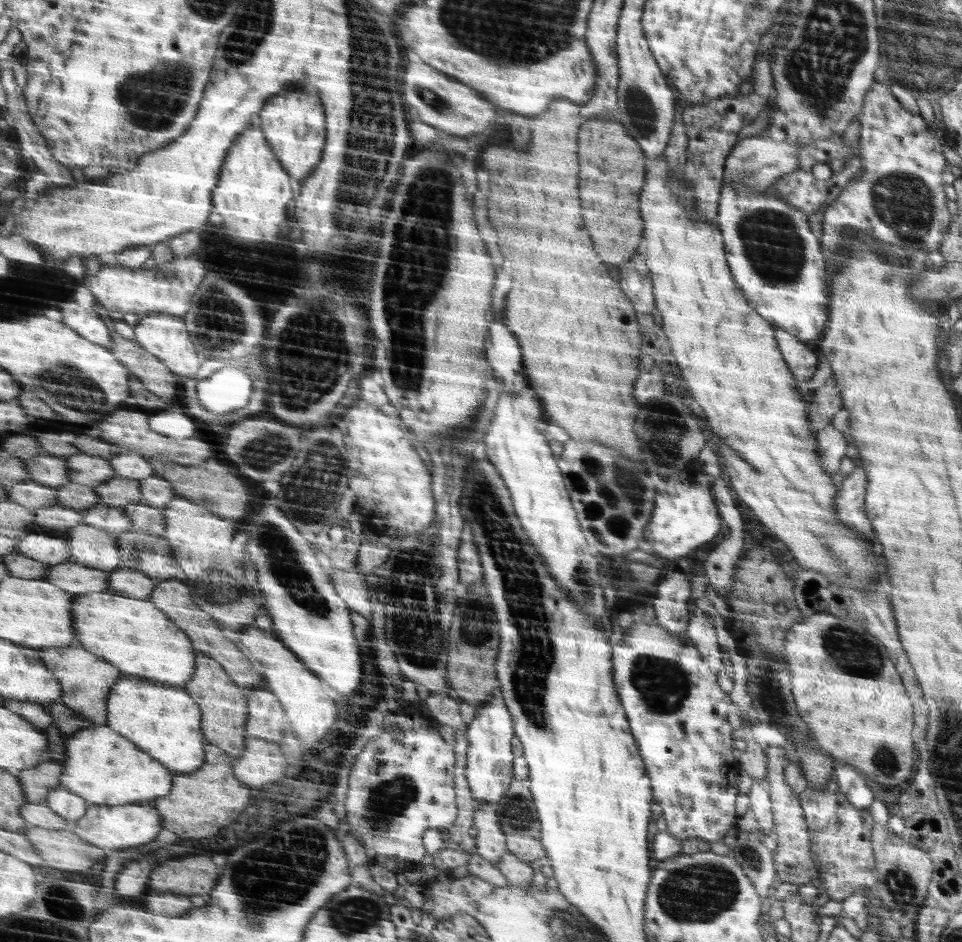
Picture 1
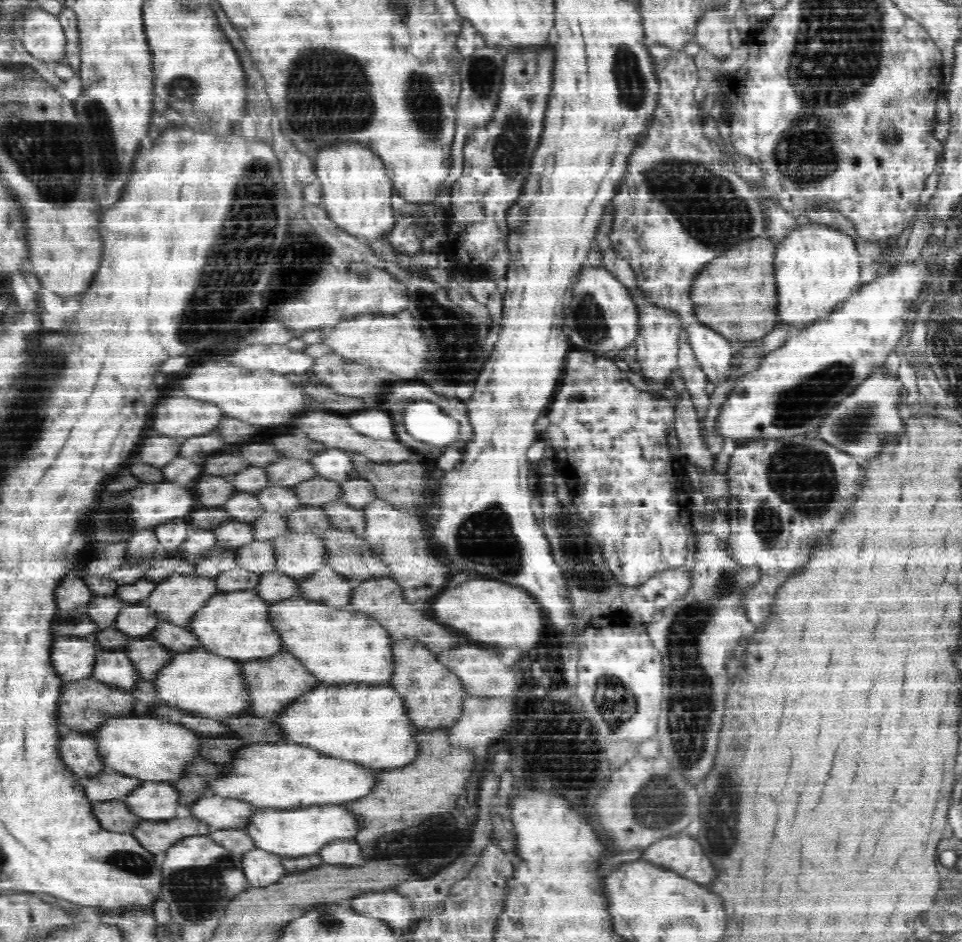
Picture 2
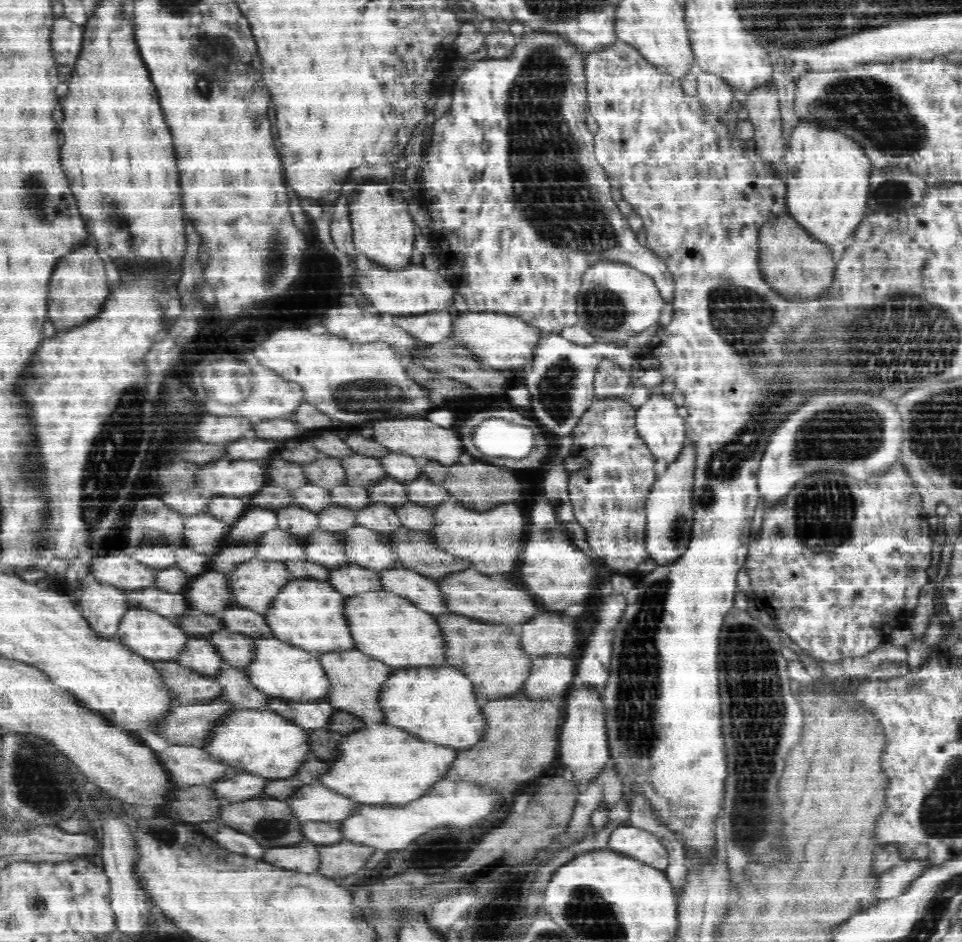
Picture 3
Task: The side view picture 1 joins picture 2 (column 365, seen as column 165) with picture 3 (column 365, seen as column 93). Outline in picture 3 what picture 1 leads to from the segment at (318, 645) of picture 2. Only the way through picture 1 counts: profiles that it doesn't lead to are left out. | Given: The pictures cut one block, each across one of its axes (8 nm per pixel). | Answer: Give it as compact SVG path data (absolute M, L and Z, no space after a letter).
M382 590L366 592L350 597L348 620L354 622L352 635L357 649L365 654L390 663L396 670L409 667L434 667L444 665L448 660L449 640L444 637L438 616L418 607L417 604L395 594Z

